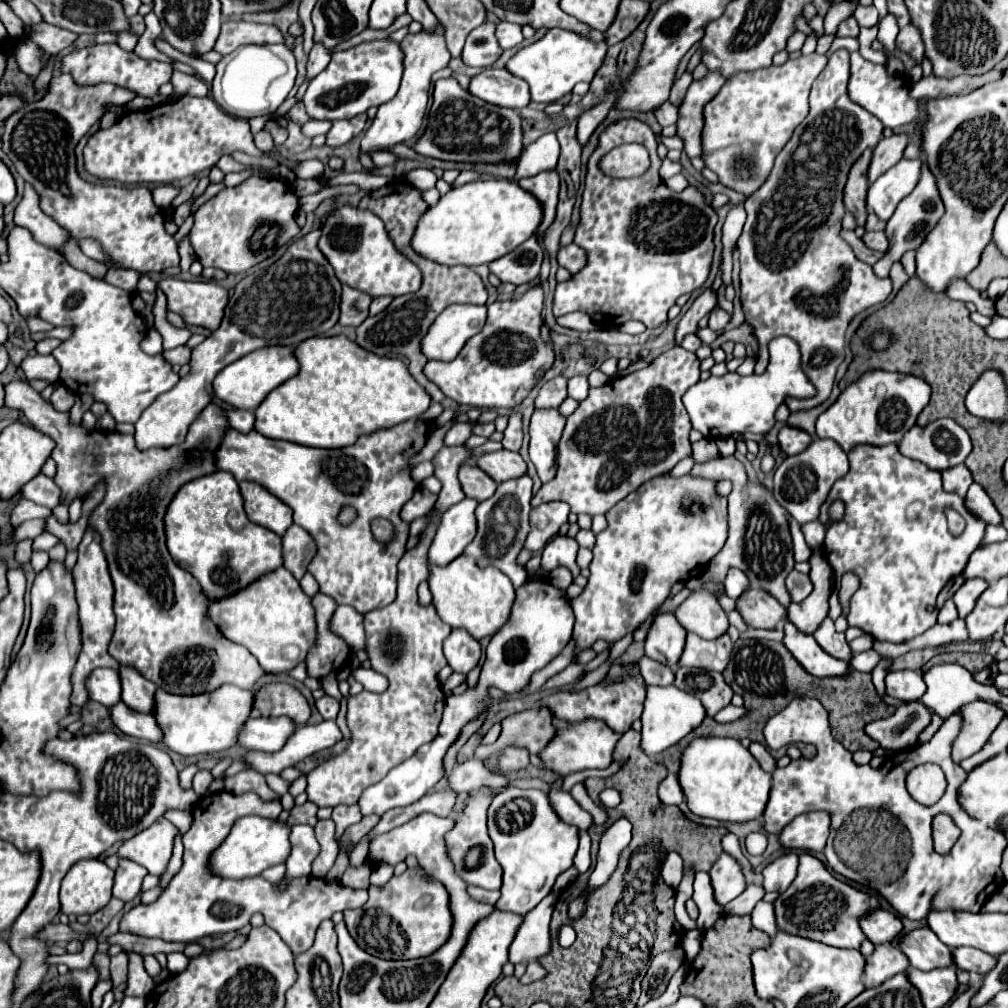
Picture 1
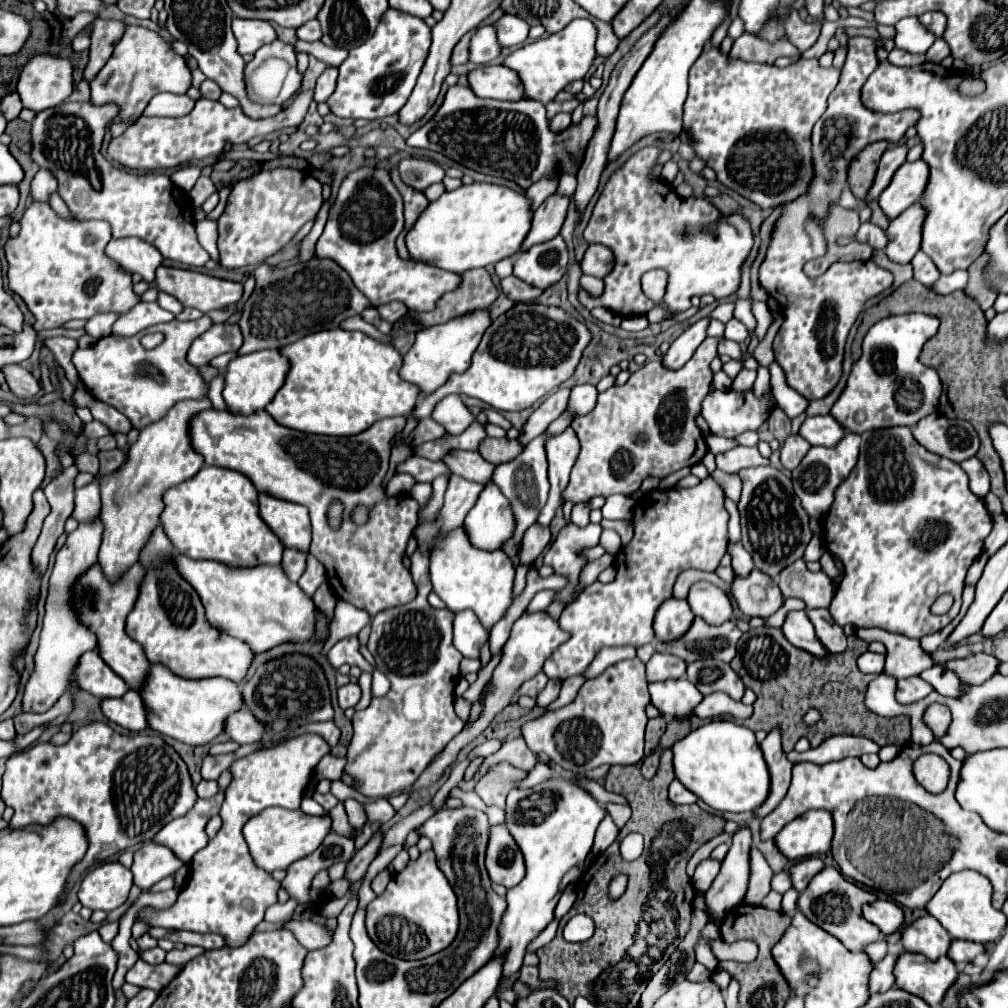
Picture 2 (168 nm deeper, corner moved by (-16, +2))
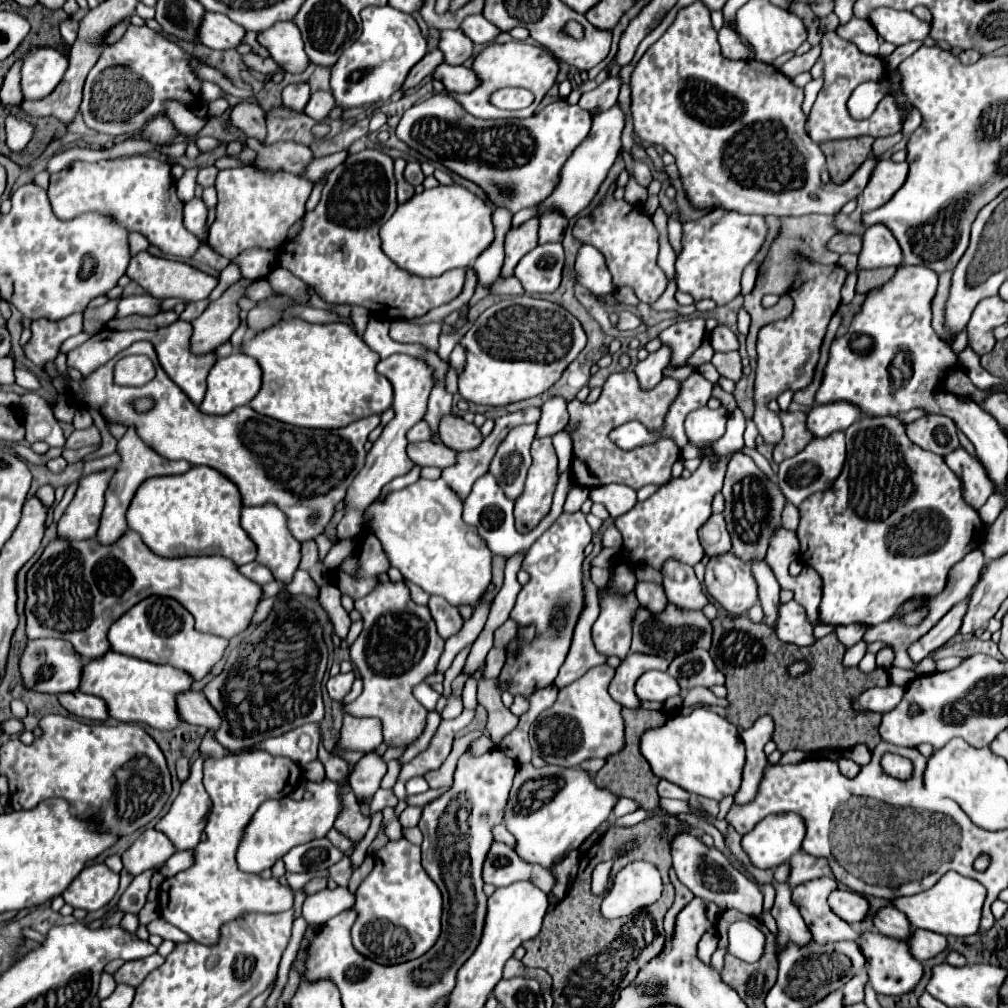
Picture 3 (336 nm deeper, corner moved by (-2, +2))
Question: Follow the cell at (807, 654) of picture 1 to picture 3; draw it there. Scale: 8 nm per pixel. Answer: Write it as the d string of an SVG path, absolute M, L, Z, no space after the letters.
M762 561L758 565L752 565L754 571L754 579L758 583L758 597L760 597L760 605L764 609L764 623L768 627L774 629L776 621L778 621L778 605L780 605L780 585L774 577L774 573L770 573L770 567Z

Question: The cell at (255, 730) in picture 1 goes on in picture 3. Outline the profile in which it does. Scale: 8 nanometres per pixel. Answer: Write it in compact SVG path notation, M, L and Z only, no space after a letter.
M190 691L190 693L178 695L178 709L182 713L182 719L190 725L202 725L208 731L220 729L222 719L220 719L218 711L210 705L206 695L200 691Z

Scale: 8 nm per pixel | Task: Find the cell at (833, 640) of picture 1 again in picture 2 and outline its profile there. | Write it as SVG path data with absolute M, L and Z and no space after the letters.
M812 609L808 611L808 619L816 629L816 637L830 653L842 653L846 649L846 635L842 627L832 621L828 609Z

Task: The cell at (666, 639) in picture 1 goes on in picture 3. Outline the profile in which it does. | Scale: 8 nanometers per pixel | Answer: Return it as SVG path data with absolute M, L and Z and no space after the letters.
M636 583L636 597L638 597L640 605L644 609L650 609L650 613L654 613L654 615L662 613L668 605L664 589L654 583Z

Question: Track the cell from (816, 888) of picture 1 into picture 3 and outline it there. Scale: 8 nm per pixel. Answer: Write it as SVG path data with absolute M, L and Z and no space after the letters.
M818 877L792 889L792 901L800 909L800 915L804 917L814 941L820 945L844 939L856 941L860 937L850 923L842 921L830 909L828 895L834 889L838 889L838 883L832 877Z

